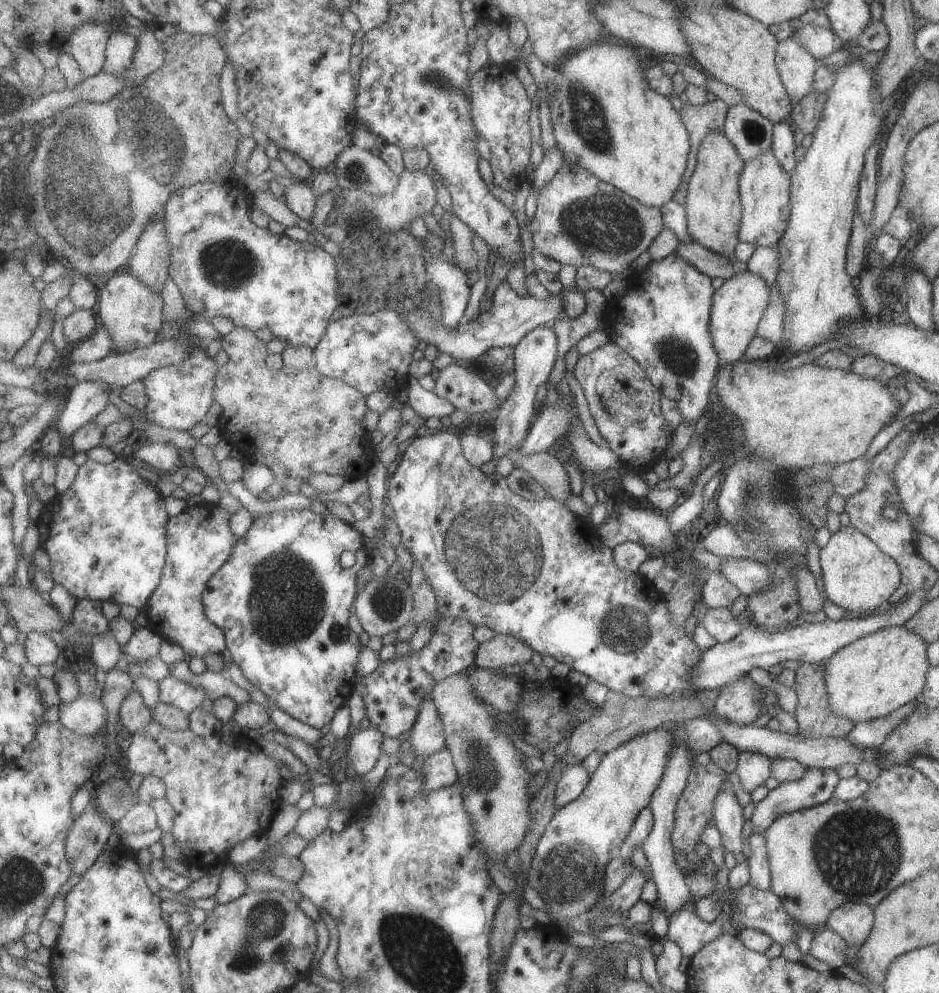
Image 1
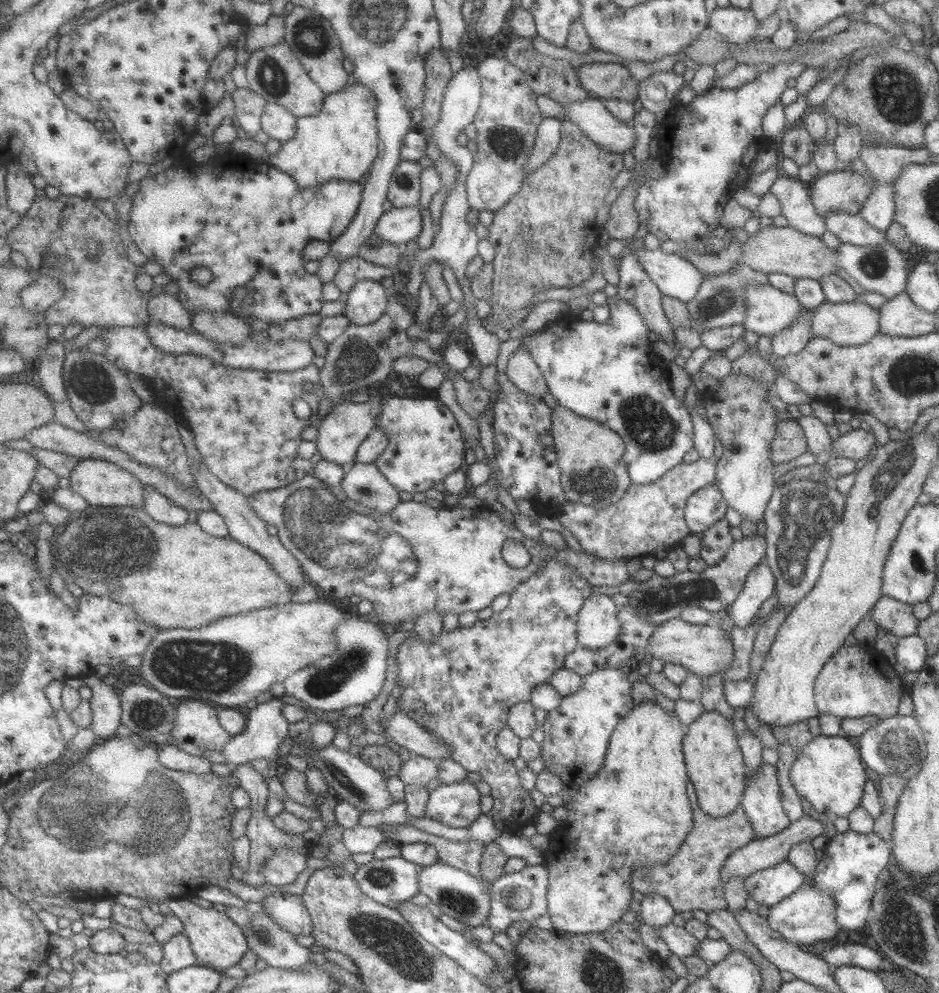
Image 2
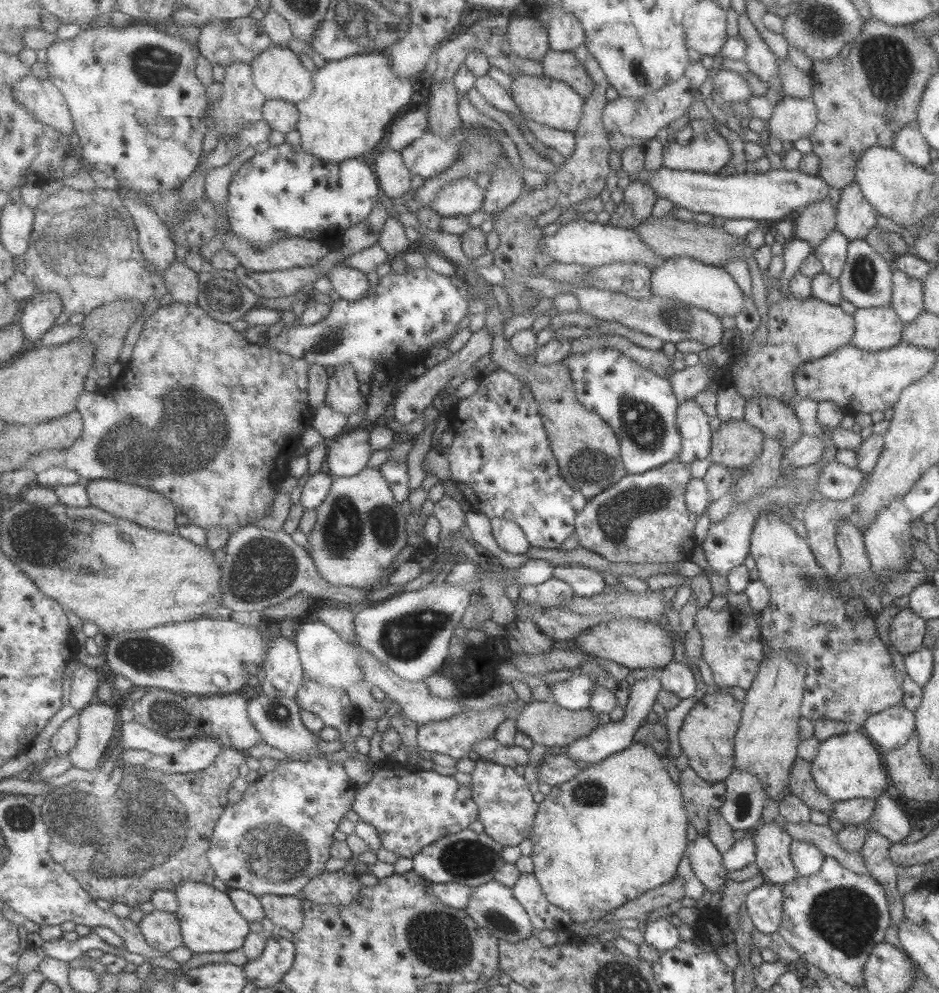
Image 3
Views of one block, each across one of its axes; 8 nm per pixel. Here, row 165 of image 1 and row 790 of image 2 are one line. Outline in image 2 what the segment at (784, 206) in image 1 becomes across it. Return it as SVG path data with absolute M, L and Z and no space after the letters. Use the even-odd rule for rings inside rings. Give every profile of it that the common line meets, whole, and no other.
M761 764L755 772L744 774L744 782L740 805L749 818L755 839L787 828L790 822L782 809L775 766Z

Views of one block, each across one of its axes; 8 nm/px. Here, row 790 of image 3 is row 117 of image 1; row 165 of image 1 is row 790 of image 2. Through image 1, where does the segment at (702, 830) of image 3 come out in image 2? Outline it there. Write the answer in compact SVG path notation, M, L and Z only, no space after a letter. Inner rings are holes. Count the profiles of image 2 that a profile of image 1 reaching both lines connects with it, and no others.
M691 781L686 784L686 795L689 807L691 807L691 830L687 832L681 846L669 860L665 860L663 864L652 864L647 869L638 867L633 871L632 888L642 894L663 896L676 913L687 910L702 910L705 913L725 910L727 903L724 899L721 881L719 881L720 869L731 852L745 846L755 838L753 828L740 804L729 815L712 817L701 812Z

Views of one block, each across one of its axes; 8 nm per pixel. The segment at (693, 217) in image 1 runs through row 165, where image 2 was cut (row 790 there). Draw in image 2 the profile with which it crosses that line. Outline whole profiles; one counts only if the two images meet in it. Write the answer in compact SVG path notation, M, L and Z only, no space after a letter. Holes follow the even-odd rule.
M704 711L684 728L682 751L688 780L693 785L701 812L712 817L733 812L743 794L746 768L730 719L715 711Z

